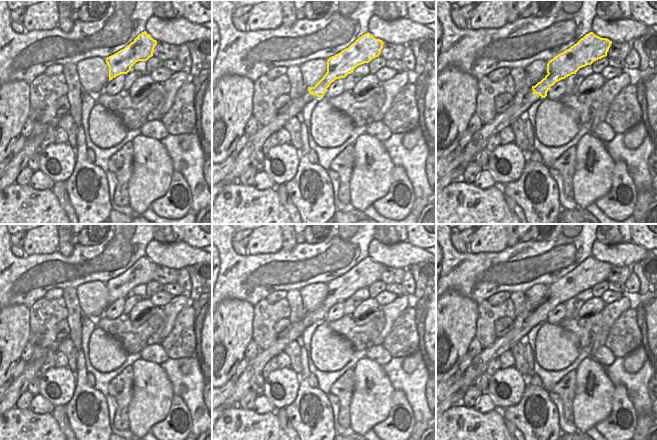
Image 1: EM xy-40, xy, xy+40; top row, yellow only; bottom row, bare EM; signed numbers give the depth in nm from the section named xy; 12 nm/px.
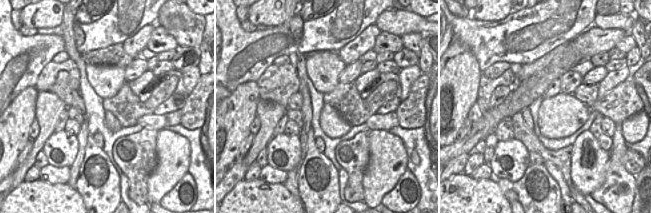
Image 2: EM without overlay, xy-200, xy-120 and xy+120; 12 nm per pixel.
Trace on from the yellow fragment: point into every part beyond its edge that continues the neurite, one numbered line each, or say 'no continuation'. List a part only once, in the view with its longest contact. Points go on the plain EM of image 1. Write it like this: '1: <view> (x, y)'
1: xy+40 (523, 323)

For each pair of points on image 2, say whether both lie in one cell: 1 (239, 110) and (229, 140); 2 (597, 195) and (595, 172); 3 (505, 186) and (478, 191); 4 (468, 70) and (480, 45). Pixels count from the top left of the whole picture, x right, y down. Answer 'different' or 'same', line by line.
1: same
2: different
3: different
4: different

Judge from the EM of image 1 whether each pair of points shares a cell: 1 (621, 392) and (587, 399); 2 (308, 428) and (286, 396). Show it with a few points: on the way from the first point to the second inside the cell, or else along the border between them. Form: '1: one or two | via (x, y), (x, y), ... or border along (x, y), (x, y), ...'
1: two | border along (615, 386), (612, 409), (607, 417)
2: two | border along (300, 381), (296, 398), (284, 407)

